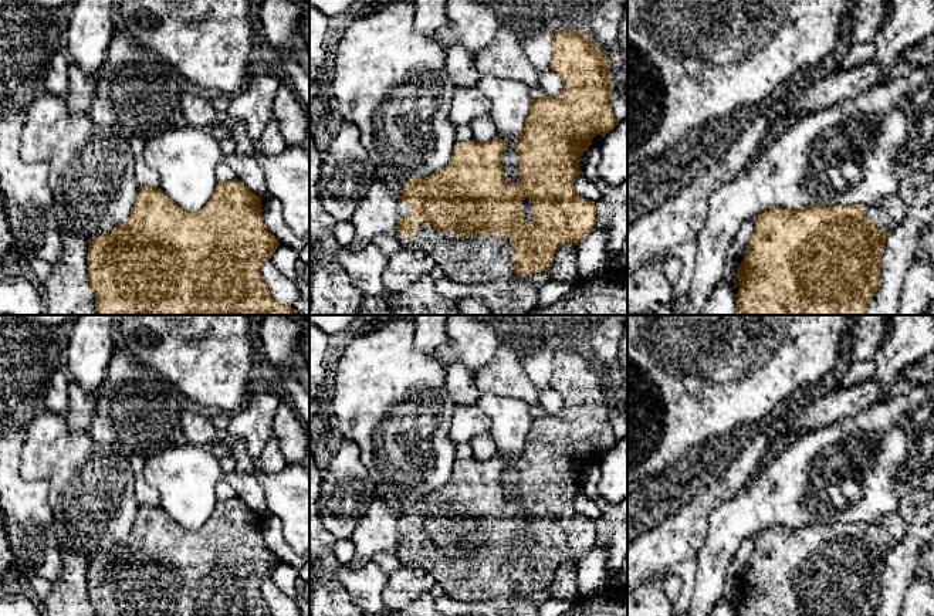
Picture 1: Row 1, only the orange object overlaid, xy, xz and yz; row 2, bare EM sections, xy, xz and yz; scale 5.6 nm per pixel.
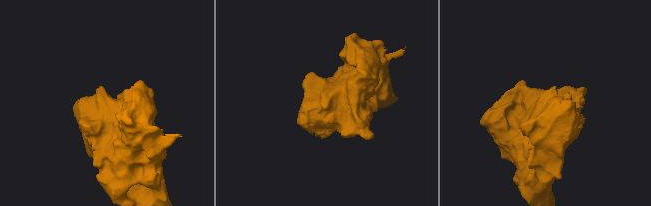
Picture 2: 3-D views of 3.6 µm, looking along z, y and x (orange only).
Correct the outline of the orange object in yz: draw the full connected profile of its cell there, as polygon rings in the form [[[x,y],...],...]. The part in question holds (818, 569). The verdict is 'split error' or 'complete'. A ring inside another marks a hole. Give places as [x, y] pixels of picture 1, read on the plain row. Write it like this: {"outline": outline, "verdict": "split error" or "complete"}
{"outline": [[[896,510],[886,514],[874,524],[855,522],[855,524],[809,524],[802,527],[782,527],[774,525],[757,535],[755,546],[752,549],[747,572],[737,586],[737,598],[740,609],[735,616],[873,616],[880,603],[880,578],[886,566],[887,554],[894,549],[904,538],[908,524],[904,521],[901,514]]], "verdict": "split error"}

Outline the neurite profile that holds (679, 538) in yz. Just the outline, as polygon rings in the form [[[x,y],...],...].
[[[900,376],[887,390],[873,379],[837,387],[811,400],[802,410],[789,413],[772,427],[735,449],[715,474],[701,481],[701,490],[676,515],[647,529],[627,545],[627,590],[670,571],[678,562],[696,559],[708,529],[708,517],[734,498],[768,457],[776,440],[826,427],[845,417],[856,417],[879,402],[904,395],[918,383]]]

